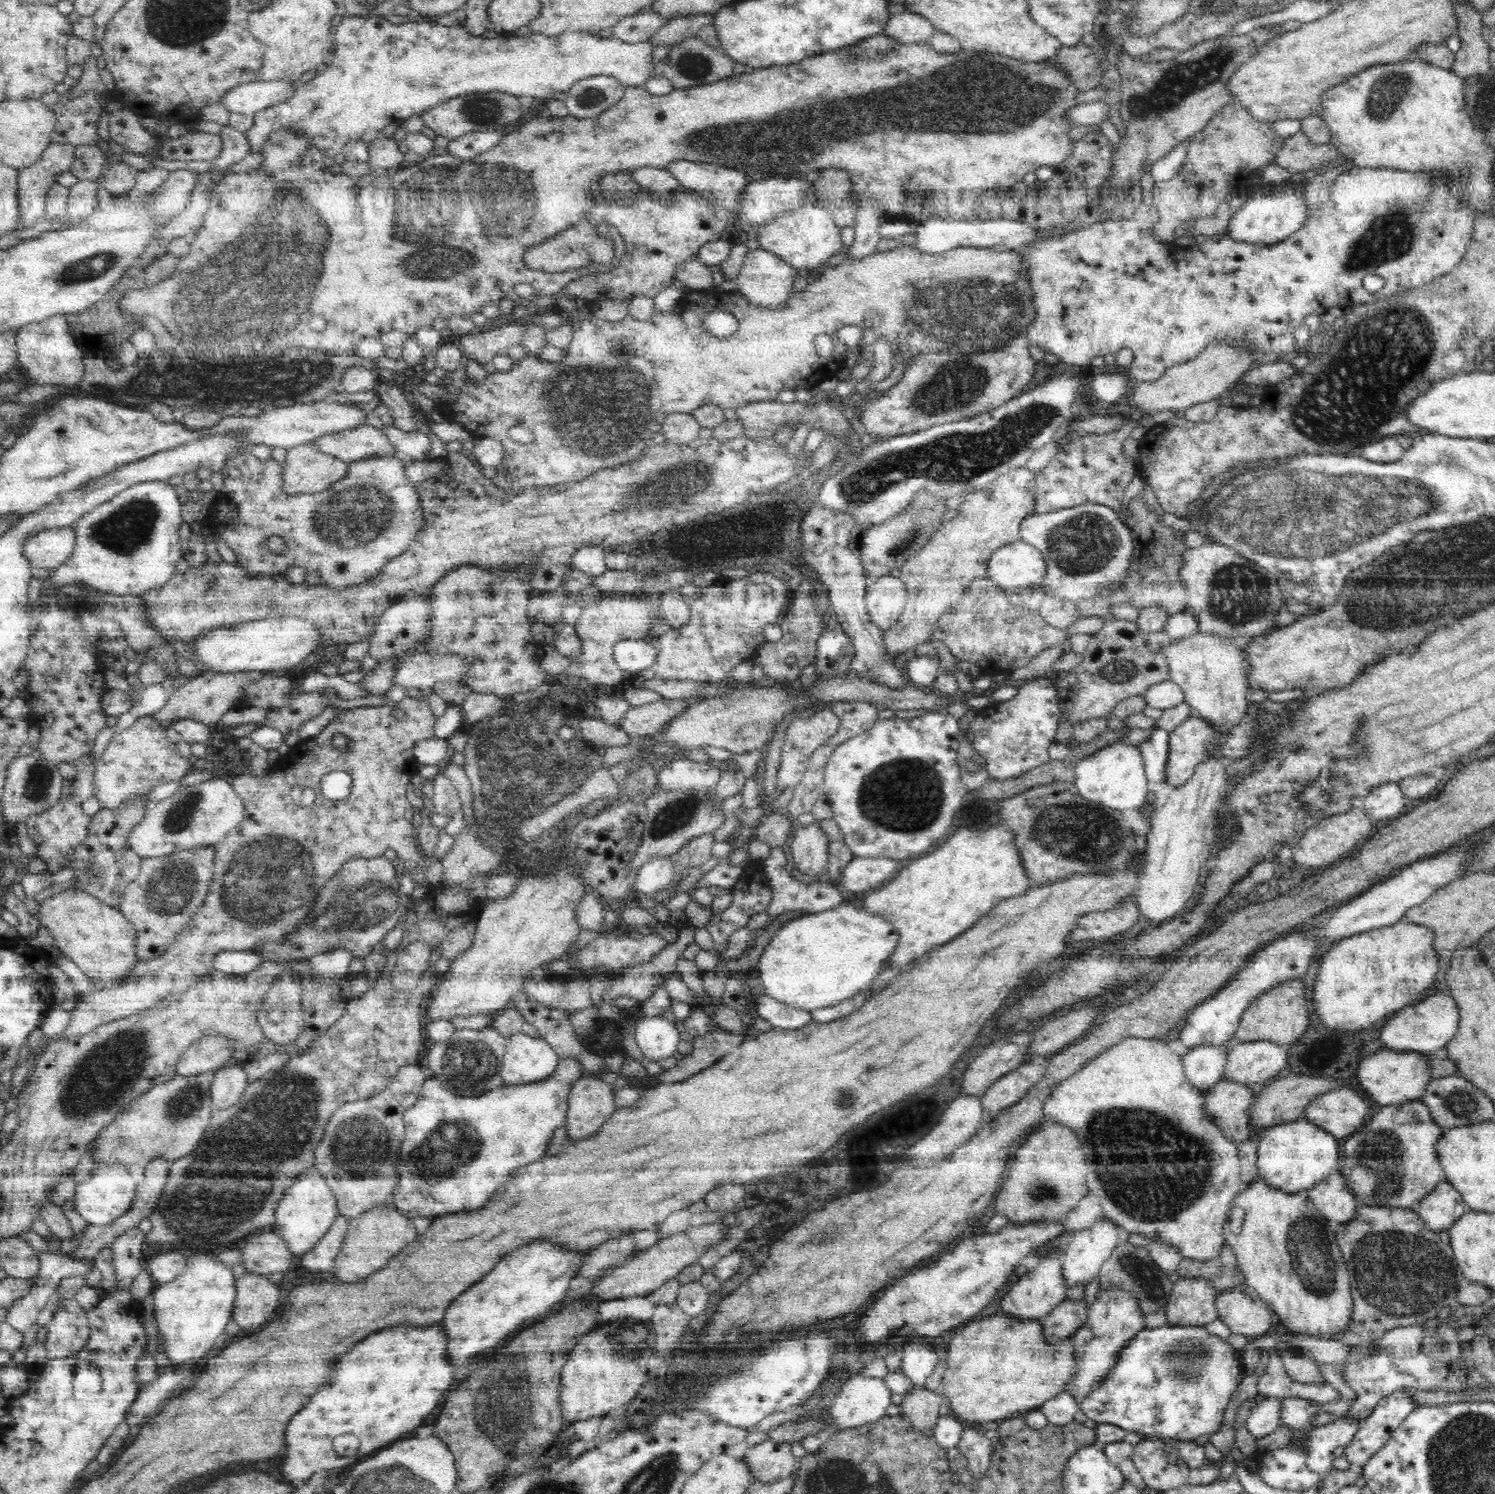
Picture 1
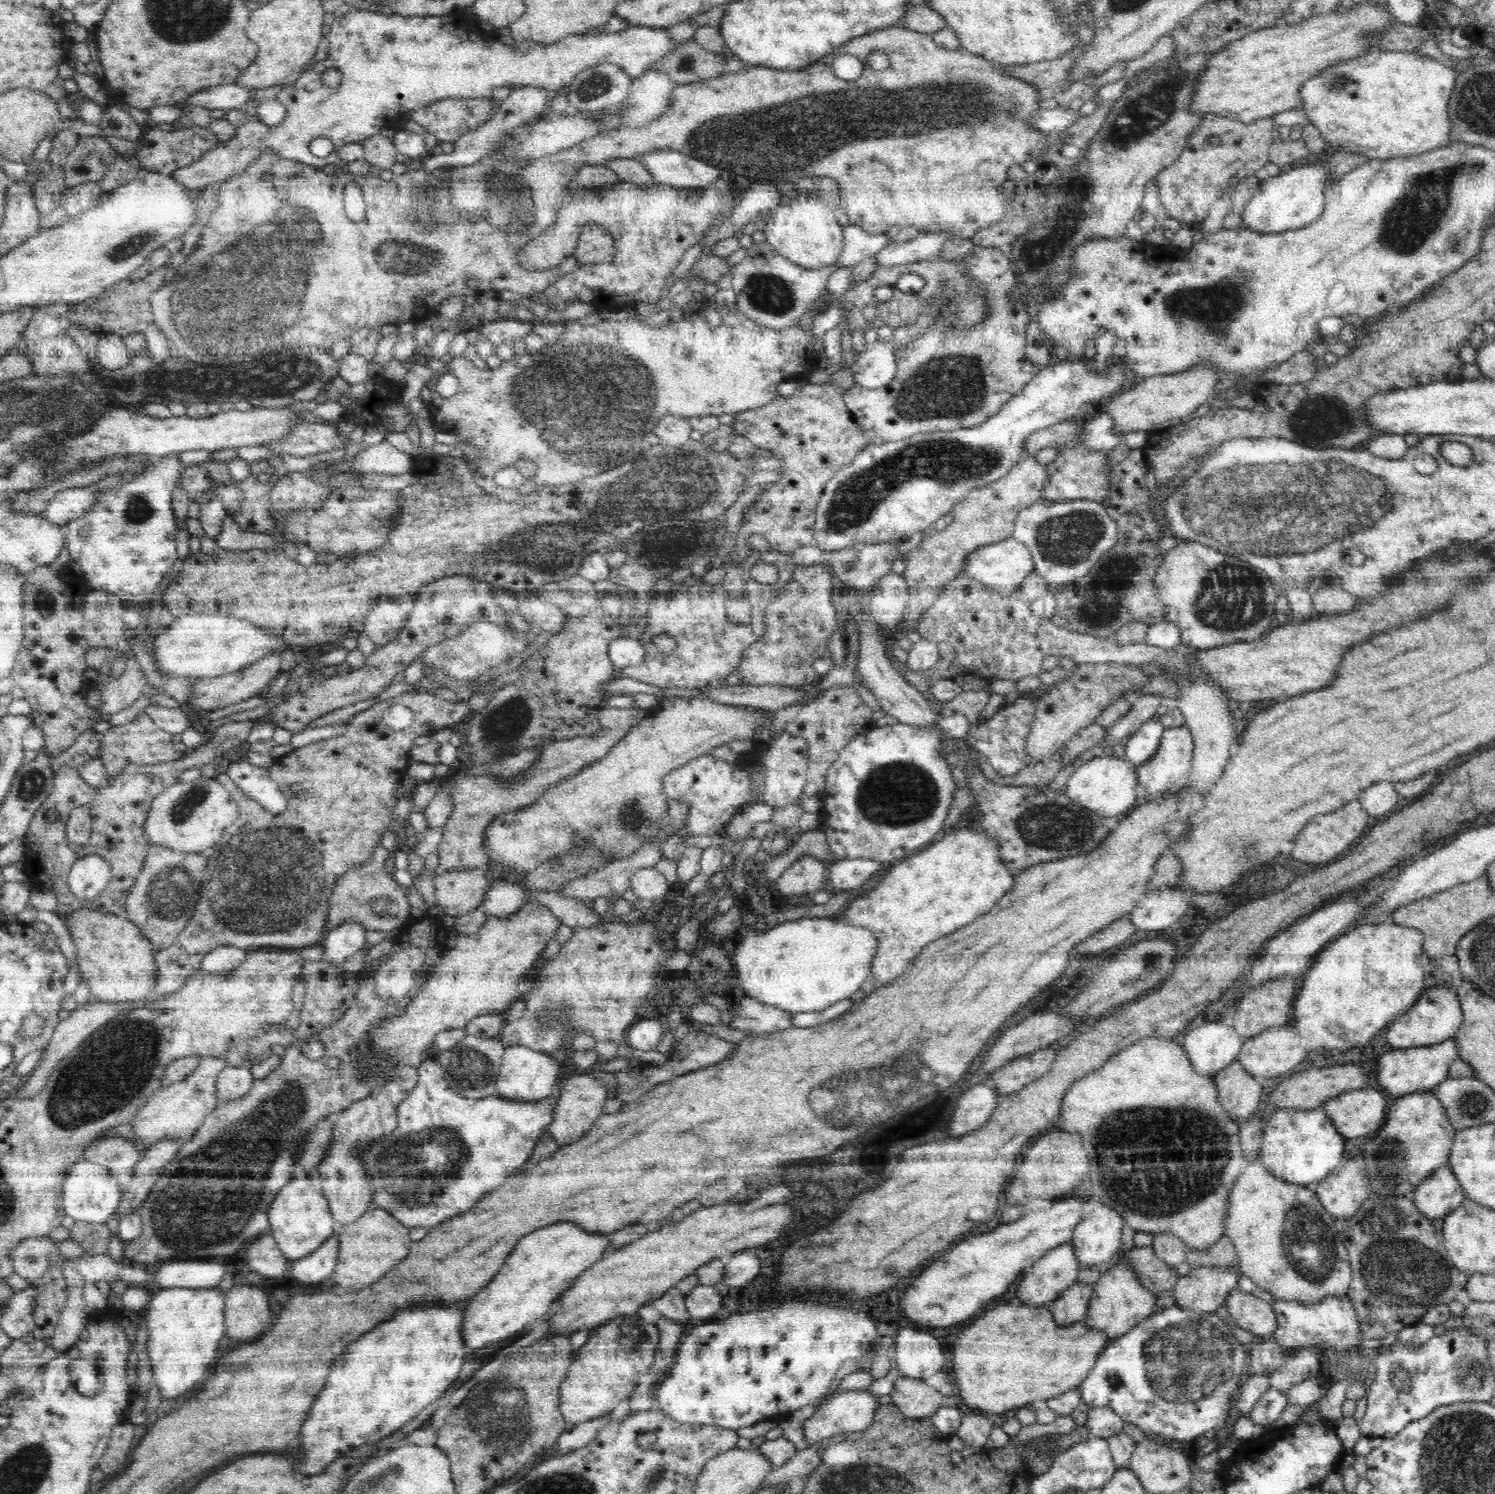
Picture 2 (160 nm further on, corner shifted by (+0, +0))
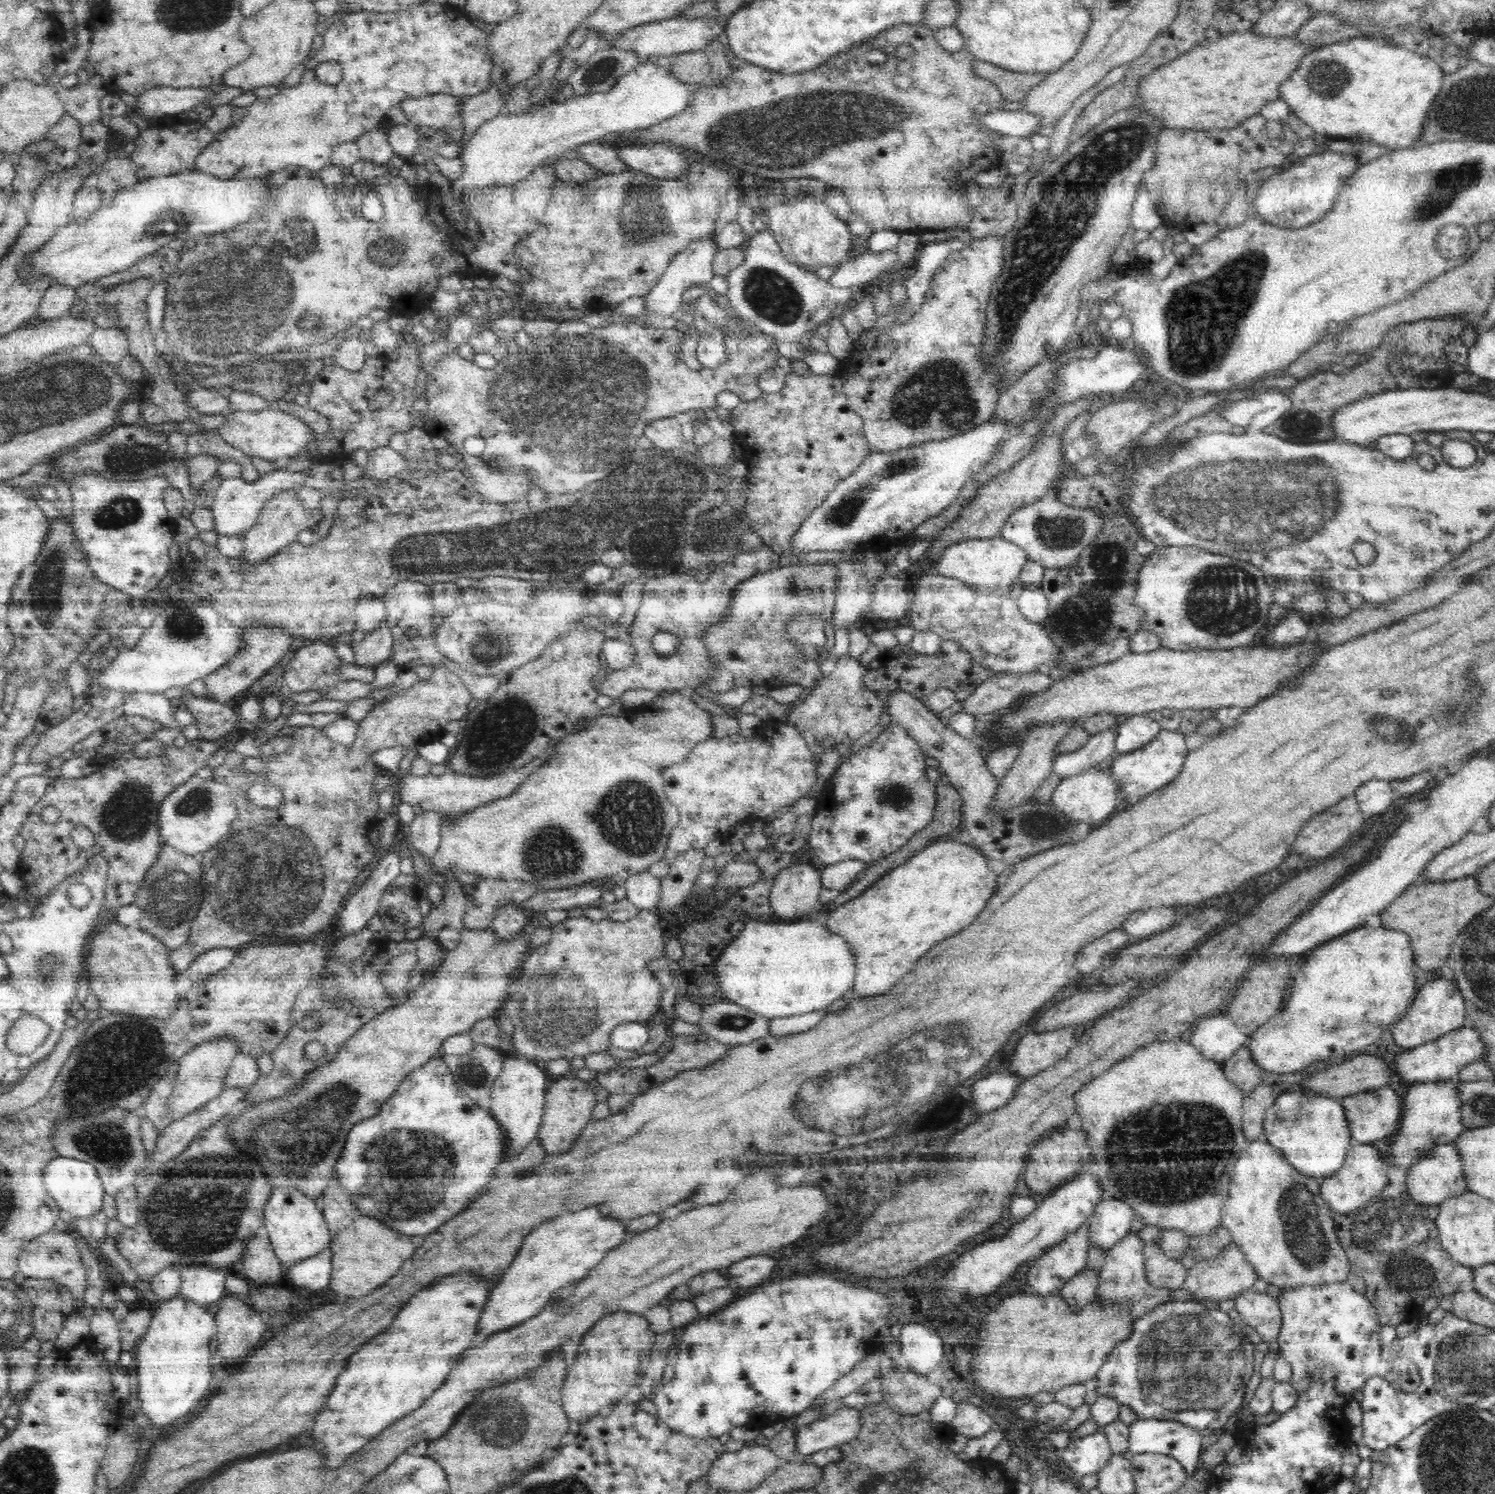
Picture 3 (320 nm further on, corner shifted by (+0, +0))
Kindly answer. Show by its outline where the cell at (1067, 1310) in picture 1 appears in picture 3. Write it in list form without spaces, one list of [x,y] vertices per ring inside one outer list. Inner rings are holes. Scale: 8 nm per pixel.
[[[1085,1267],[1061,1288],[1060,1294],[1068,1303],[1070,1311],[1079,1311],[1088,1303],[1096,1301],[1098,1284],[1099,1272]]]

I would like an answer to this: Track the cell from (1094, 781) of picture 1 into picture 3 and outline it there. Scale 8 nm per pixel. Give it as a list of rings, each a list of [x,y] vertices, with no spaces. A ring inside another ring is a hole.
[[[1092,766],[1080,774],[1062,779],[1056,786],[1050,801],[1056,810],[1063,812],[1071,821],[1098,822],[1108,818],[1112,812],[1116,812],[1116,805],[1120,804],[1121,798],[1118,795],[1119,786],[1120,783],[1109,775],[1109,770]]]

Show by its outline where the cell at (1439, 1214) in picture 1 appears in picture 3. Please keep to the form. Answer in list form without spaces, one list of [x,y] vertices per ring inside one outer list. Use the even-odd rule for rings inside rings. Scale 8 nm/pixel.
[[[1448,1143],[1431,1148],[1427,1152],[1427,1155],[1415,1161],[1407,1170],[1405,1185],[1407,1186],[1410,1196],[1417,1203],[1426,1206],[1439,1206],[1444,1200],[1468,1191],[1466,1179],[1464,1178],[1464,1169],[1462,1169],[1462,1161],[1460,1161],[1460,1153],[1458,1153],[1456,1143]]]

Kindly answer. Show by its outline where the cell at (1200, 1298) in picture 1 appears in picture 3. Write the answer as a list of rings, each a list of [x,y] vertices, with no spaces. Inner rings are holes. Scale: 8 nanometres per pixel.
[[[1230,1243],[1223,1251],[1220,1251],[1212,1258],[1197,1262],[1190,1270],[1184,1280],[1183,1288],[1192,1292],[1193,1298],[1200,1300],[1228,1300],[1240,1296],[1246,1289],[1252,1289],[1258,1275],[1254,1272],[1254,1267],[1246,1259],[1244,1252],[1238,1245]]]

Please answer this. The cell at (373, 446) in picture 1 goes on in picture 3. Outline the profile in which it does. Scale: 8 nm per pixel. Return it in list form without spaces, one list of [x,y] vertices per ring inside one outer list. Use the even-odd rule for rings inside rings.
[[[269,407],[260,412],[227,411],[225,421],[217,433],[222,440],[250,457],[257,456],[279,462],[298,455],[314,436],[312,429],[304,421],[276,407]]]

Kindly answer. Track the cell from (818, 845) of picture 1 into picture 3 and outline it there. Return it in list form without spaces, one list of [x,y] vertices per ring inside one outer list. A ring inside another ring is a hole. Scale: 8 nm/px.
[[[811,859],[790,864],[778,872],[769,894],[769,903],[773,910],[772,919],[794,921],[798,920],[800,916],[812,912],[816,904],[820,906],[819,894],[822,889],[820,869],[816,868]]]

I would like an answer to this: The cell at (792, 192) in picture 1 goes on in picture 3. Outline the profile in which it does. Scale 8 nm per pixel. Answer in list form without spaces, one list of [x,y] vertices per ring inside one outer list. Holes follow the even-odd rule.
[[[714,235],[704,236],[700,239],[695,239],[683,251],[676,254],[672,262],[666,267],[660,282],[641,298],[644,311],[647,314],[652,314],[652,316],[661,314],[666,317],[675,317],[679,314],[679,309],[683,303],[682,294],[684,294],[684,291],[690,285],[704,285],[712,280],[714,275],[711,264],[714,258],[713,254],[718,248]]]

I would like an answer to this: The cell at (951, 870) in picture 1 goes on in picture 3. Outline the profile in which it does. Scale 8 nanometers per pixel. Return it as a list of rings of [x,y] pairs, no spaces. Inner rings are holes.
[[[965,836],[949,841],[934,841],[910,857],[902,866],[887,872],[853,899],[841,899],[830,916],[822,916],[826,928],[841,936],[852,948],[856,976],[852,990],[856,996],[874,996],[890,990],[904,974],[916,968],[916,960],[924,956],[936,942],[956,934],[972,924],[996,888],[996,874],[988,868],[984,854]]]

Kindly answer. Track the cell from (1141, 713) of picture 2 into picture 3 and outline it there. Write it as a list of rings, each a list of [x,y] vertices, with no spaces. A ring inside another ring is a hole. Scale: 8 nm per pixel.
[[[1128,714],[1118,716],[1116,722],[1108,730],[1092,735],[1090,740],[1077,751],[1058,754],[1053,762],[1054,774],[1062,779],[1068,778],[1068,776],[1080,774],[1092,766],[1097,766],[1108,756],[1114,756],[1118,725],[1128,717],[1130,717]]]

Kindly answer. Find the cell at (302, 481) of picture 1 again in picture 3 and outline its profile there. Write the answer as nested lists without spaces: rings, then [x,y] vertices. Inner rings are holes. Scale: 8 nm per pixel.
[[[294,490],[280,492],[267,500],[266,505],[258,516],[256,524],[243,534],[244,550],[241,554],[242,563],[247,566],[264,563],[272,556],[278,555],[285,547],[297,541],[297,534],[306,528],[315,529],[323,518],[322,511],[308,511],[302,507]]]

